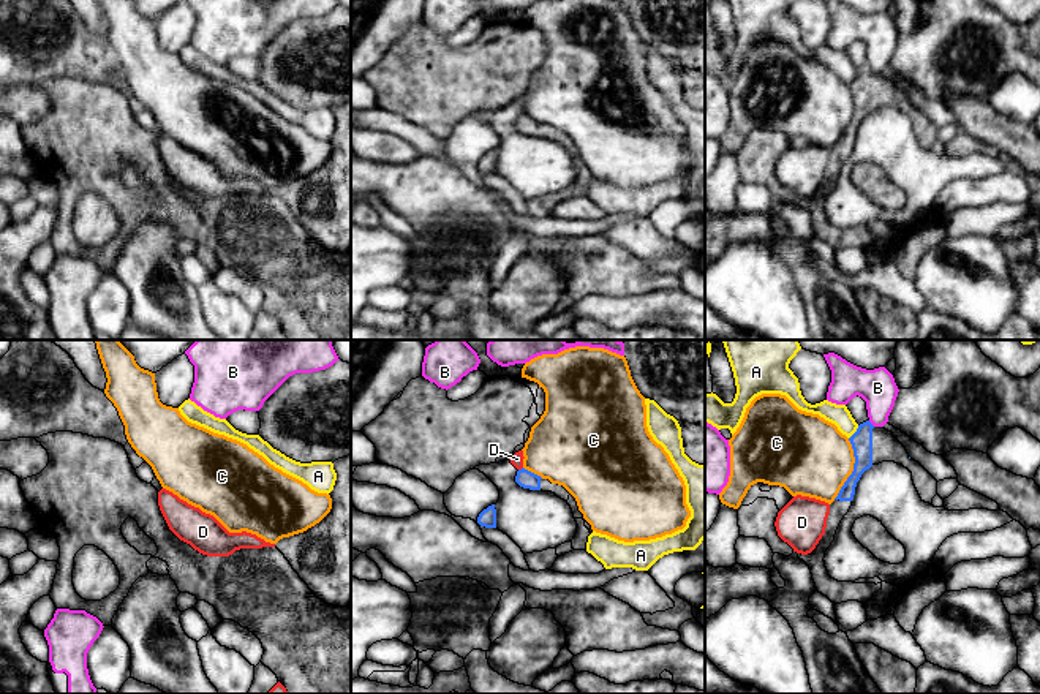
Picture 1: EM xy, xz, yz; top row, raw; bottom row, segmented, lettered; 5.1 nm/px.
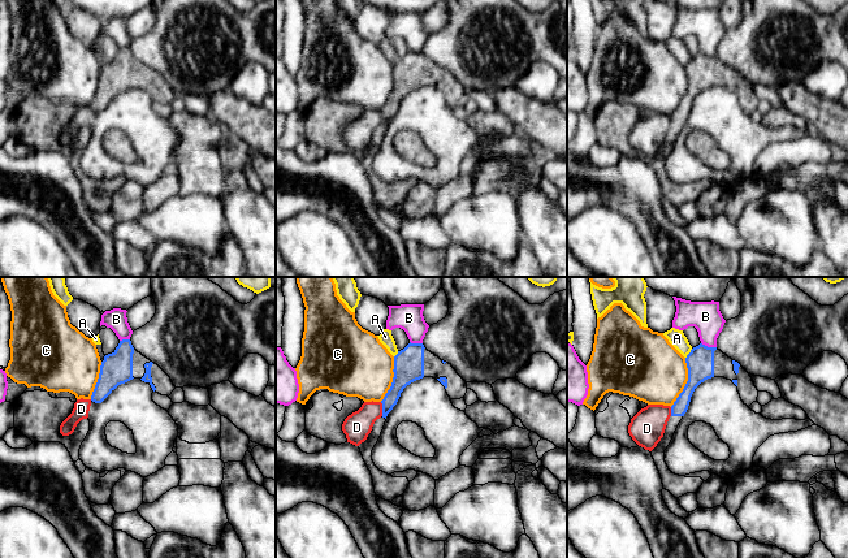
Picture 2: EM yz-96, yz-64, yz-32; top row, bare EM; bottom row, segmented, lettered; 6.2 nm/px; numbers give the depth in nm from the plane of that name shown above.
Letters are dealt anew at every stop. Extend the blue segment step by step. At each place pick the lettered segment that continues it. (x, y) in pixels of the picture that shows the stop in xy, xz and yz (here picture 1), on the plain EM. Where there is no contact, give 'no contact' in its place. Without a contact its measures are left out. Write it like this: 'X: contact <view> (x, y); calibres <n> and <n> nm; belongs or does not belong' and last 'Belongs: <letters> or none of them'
A: contact yz (855, 78); calibres 110 and 110 nm; does not belong
B: contact yz (870, 68); calibres 110 and 190 nm; does not belong
C: contact yz (854, 114); calibres 110 and 400 nm; does not belong
D: contact xz (522, 114); calibres 90 and 60 nm; does not belong
Belongs: none of them

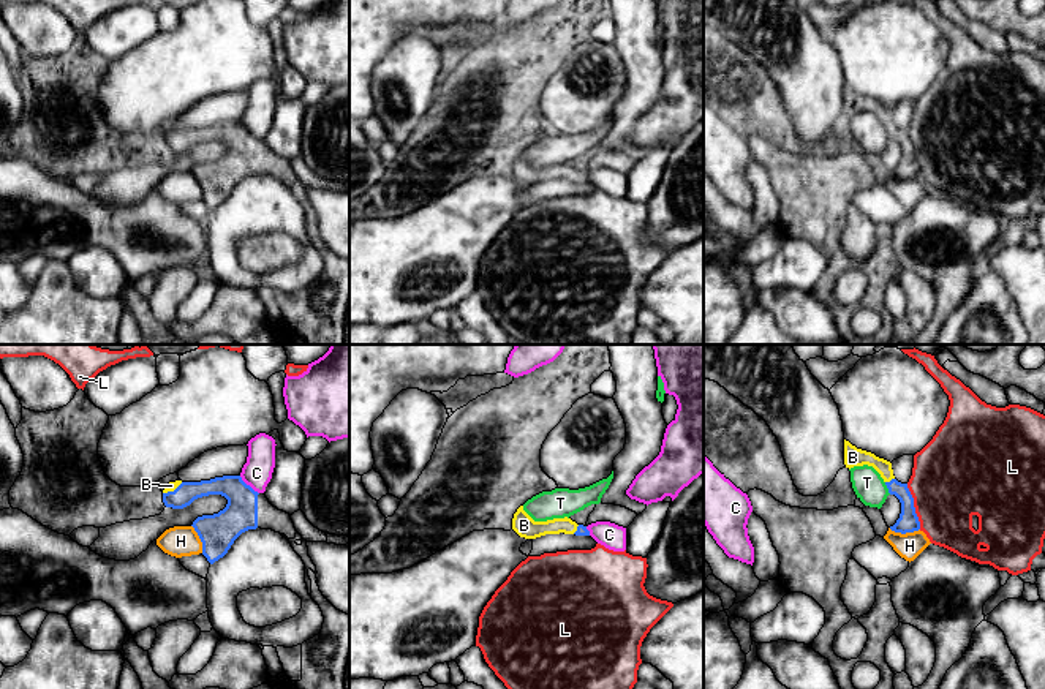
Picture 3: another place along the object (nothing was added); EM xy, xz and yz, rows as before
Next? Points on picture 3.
B: contact yz (890, 127); calibres 110 and 100 nm; belongs
C: contact xy (248, 131); calibres 180 and 150 nm; does not belong
H: contact yz (905, 179); calibres 110 and 140 nm; does not belong
L: contact yz (912, 152); calibres 110 and 420 nm; does not belong
T: contact yz (887, 133); calibres 110 and 160 nm; does not belong
Belongs: B

